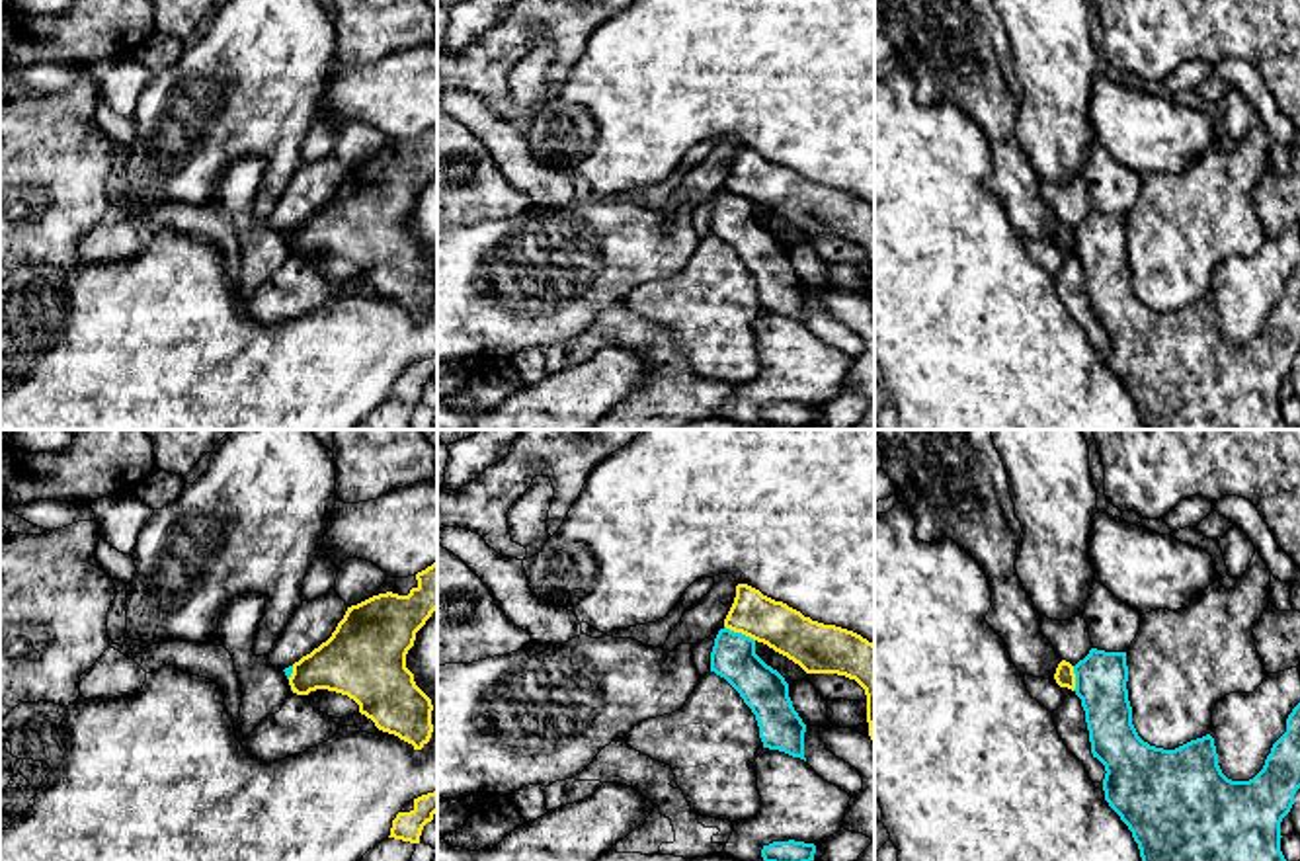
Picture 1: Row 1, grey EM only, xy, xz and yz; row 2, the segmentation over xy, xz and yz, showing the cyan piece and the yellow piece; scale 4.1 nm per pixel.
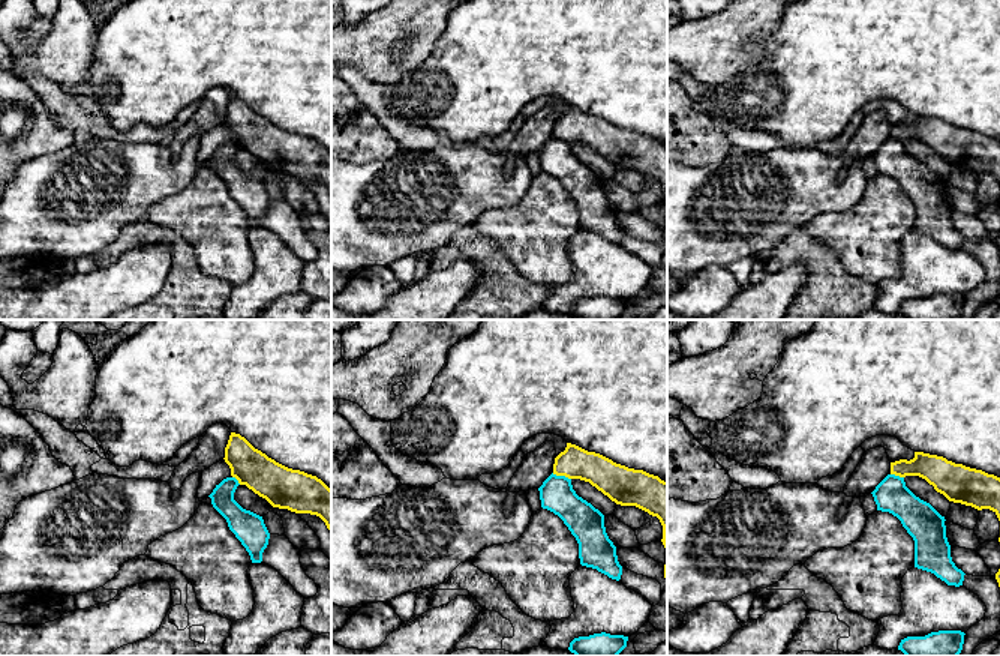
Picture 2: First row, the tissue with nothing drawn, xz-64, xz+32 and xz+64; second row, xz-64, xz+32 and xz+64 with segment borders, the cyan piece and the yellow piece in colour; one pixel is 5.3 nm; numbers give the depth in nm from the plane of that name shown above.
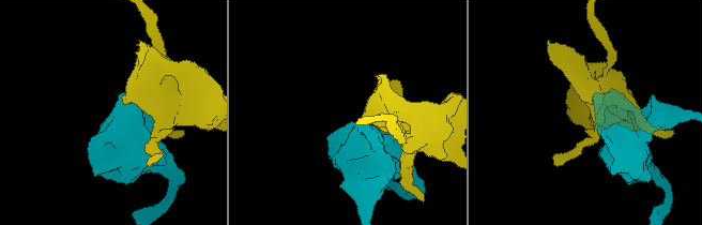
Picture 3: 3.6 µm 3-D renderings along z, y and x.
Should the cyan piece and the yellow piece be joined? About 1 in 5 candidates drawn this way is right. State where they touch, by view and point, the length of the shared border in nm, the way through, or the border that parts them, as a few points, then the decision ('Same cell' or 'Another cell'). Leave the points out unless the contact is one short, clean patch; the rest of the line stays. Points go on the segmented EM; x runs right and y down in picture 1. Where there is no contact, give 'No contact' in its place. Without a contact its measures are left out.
Touches cyan at xz (740, 633). Shared border 140 nm. Boundary: xz (725, 625), (754, 641). Another cell

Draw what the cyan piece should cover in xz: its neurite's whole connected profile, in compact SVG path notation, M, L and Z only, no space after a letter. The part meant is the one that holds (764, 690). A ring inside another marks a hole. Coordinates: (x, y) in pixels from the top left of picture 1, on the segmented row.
M720 629L711 652L711 672L724 677L752 709L763 748L806 761L806 724L792 707L785 677L755 654L753 638Z

